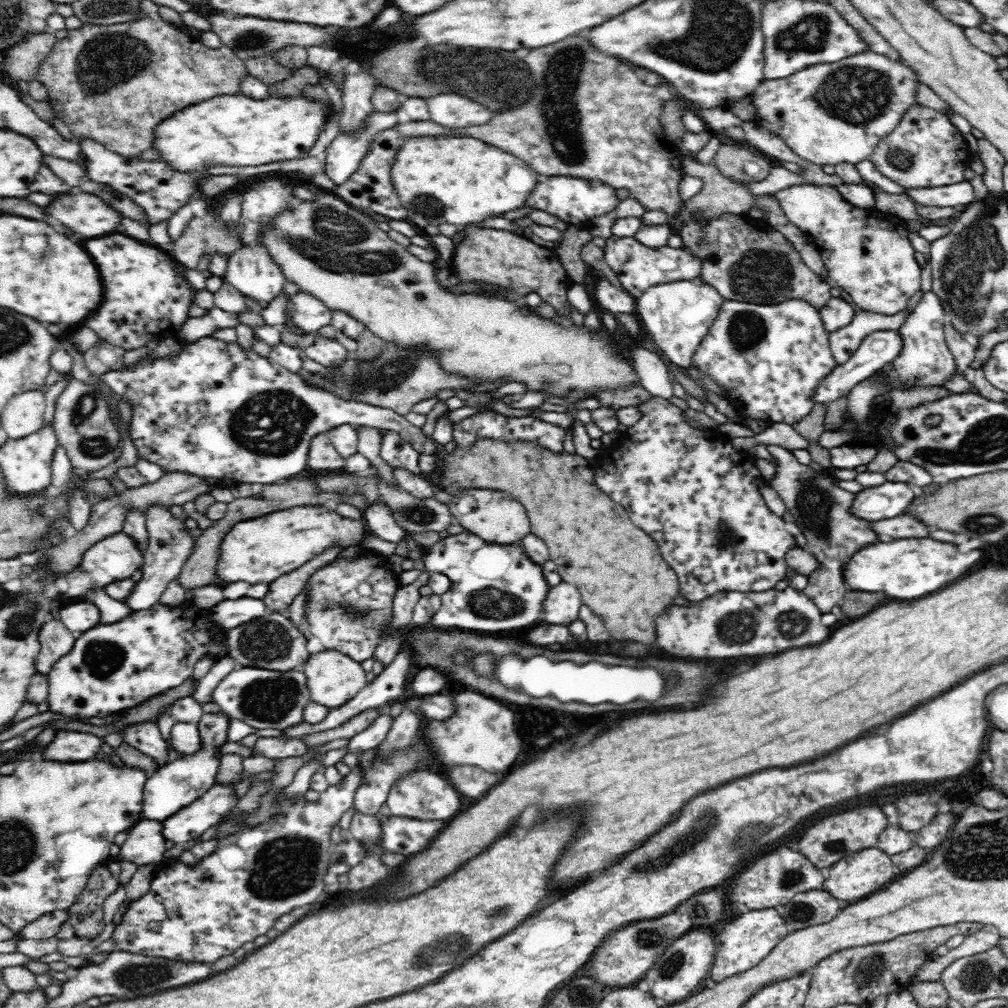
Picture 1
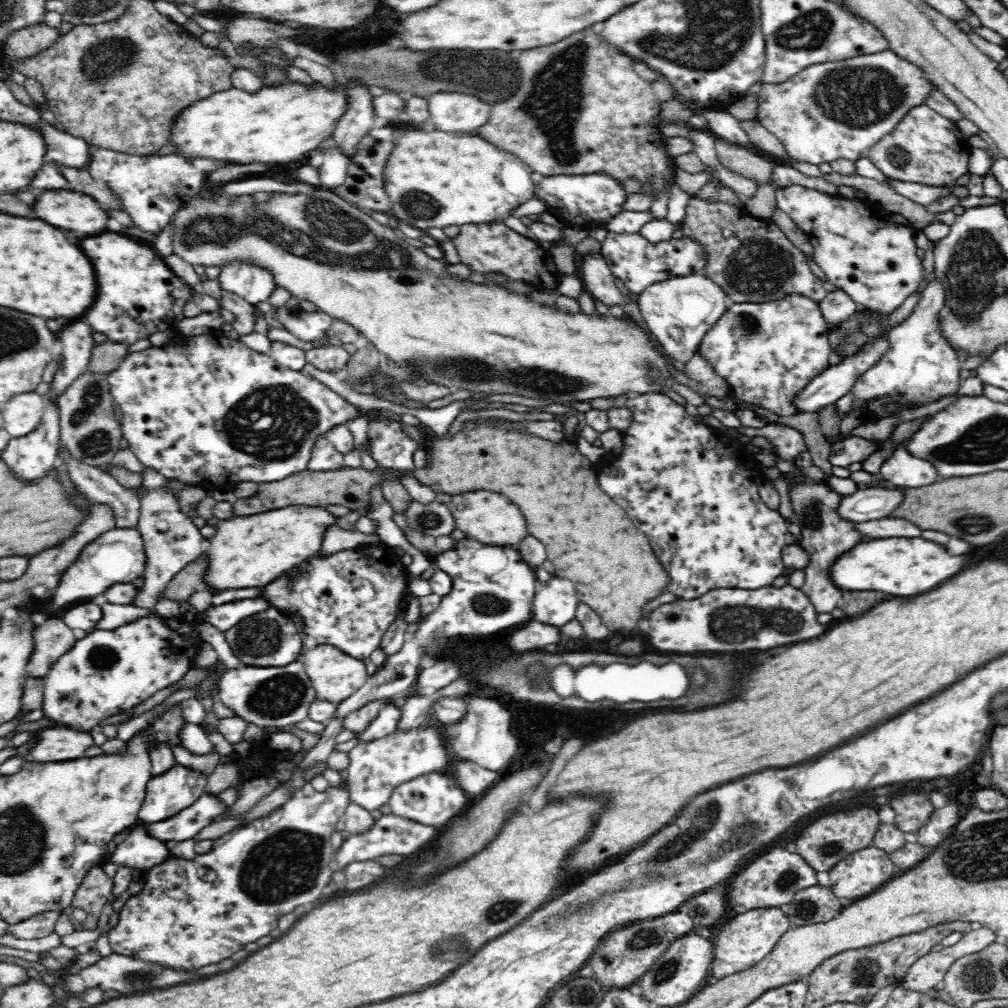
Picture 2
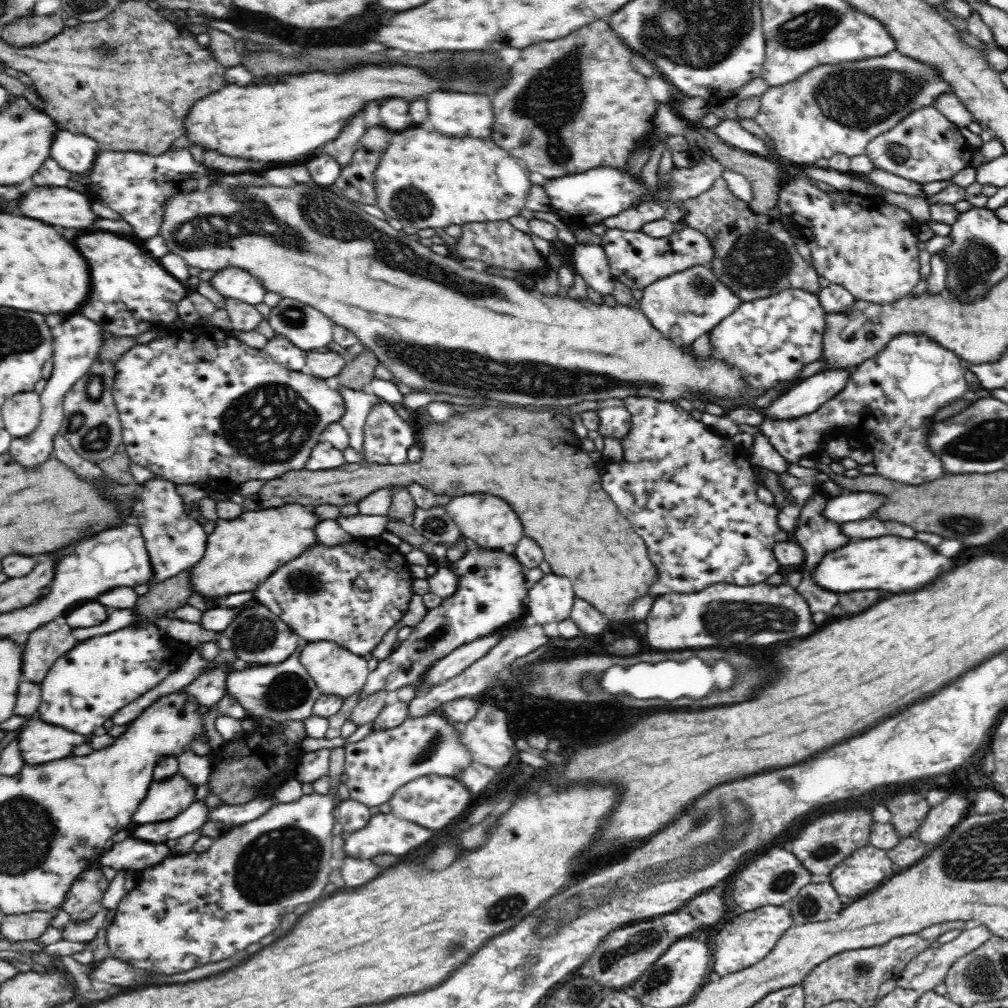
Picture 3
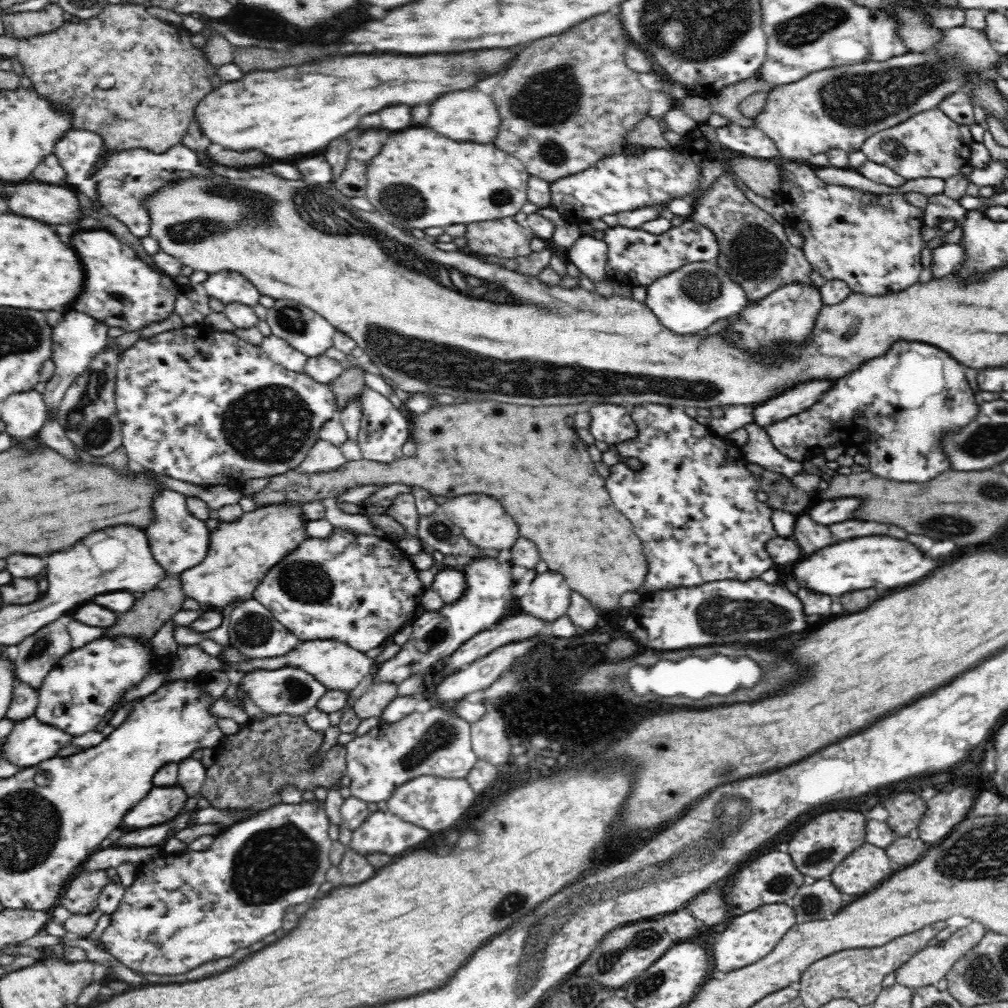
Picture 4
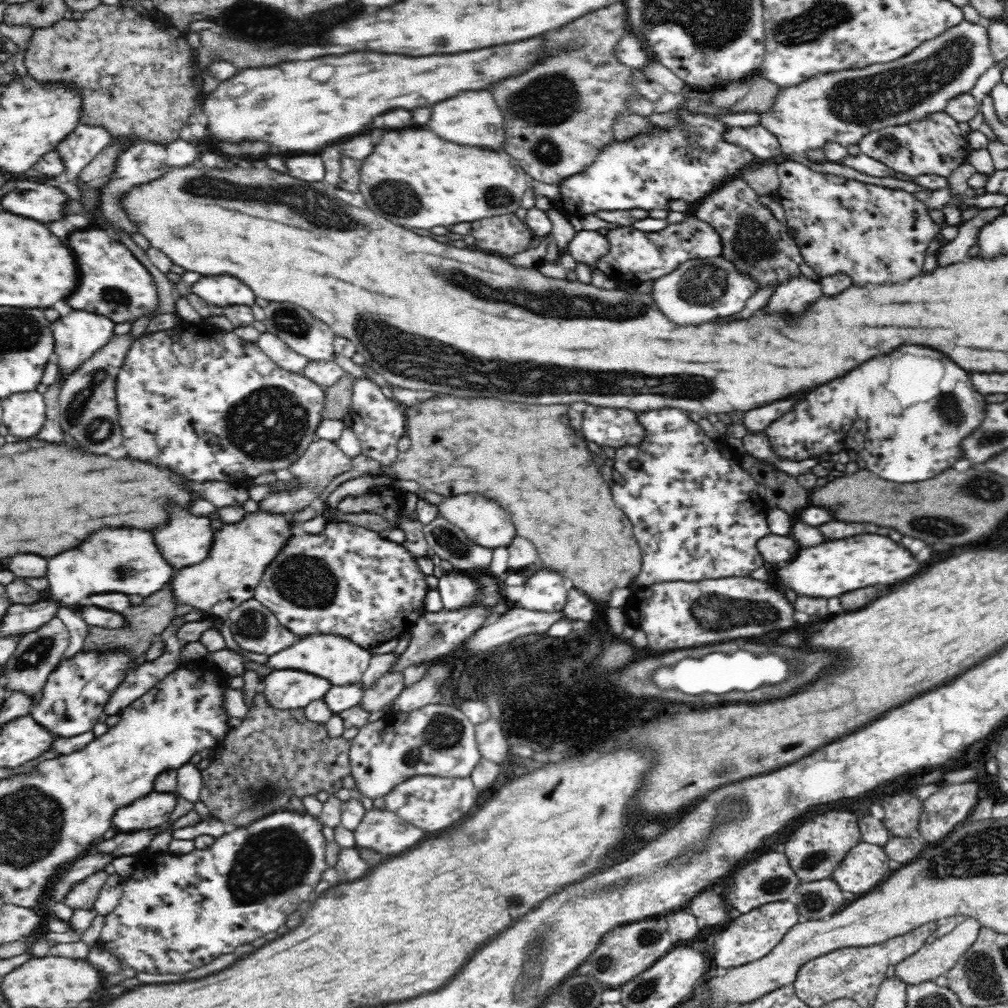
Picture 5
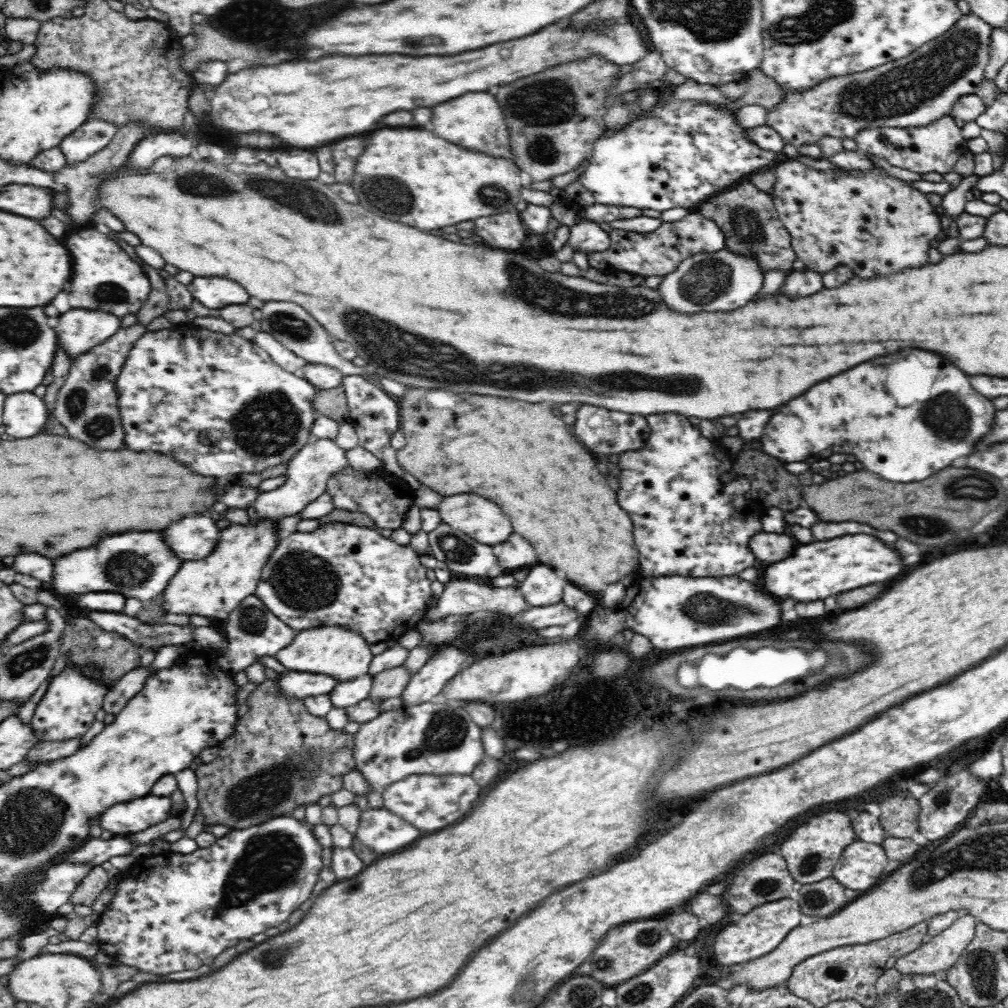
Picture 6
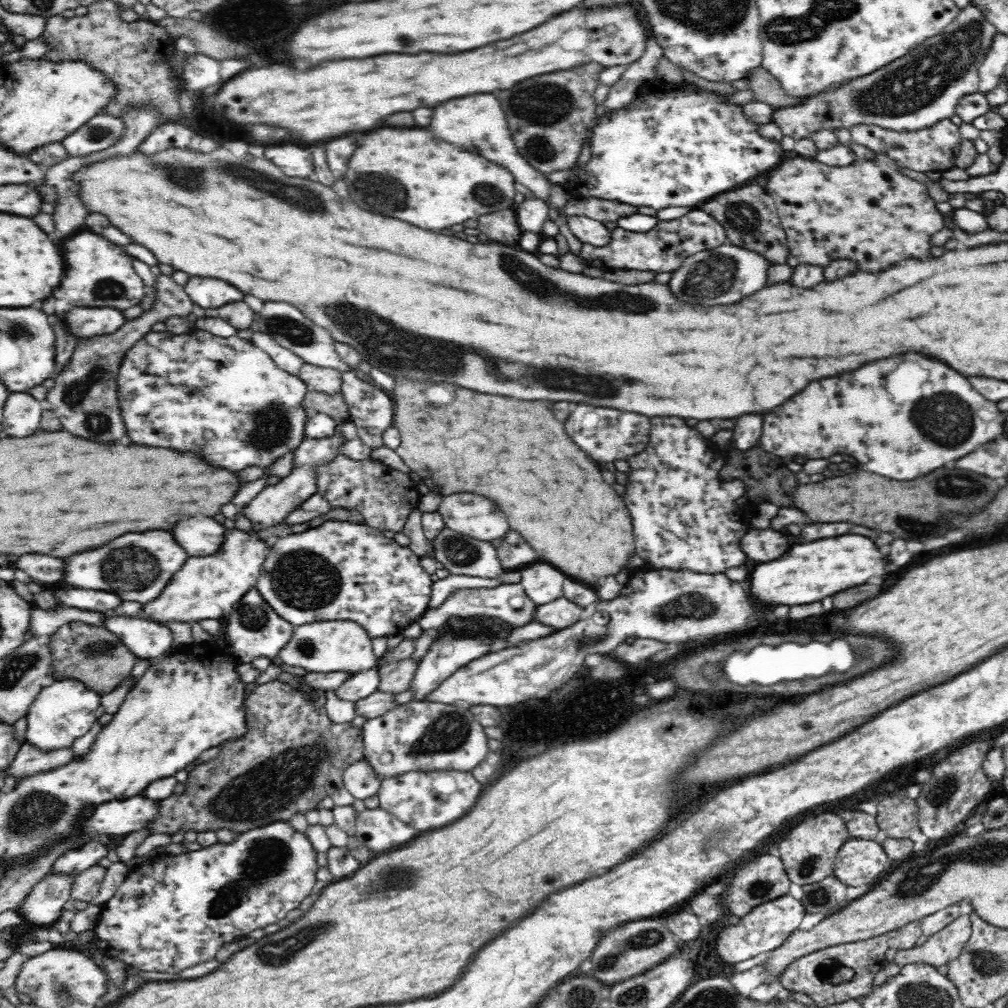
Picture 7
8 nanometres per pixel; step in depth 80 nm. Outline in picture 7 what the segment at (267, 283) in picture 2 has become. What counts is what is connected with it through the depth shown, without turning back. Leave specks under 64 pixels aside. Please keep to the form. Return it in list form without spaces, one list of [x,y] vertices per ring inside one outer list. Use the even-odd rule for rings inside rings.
[[[190,278],[184,286],[186,294],[202,308],[220,308],[230,302],[244,300],[242,292],[234,288],[232,284],[226,284],[222,280],[206,280],[206,278]]]

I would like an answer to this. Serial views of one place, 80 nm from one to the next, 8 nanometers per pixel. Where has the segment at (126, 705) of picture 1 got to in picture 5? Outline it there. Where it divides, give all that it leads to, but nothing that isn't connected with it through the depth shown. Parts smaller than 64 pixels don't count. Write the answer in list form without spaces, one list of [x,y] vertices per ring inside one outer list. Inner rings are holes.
[[[80,650],[70,658],[61,659],[48,676],[44,688],[37,695],[33,695],[40,697],[40,700],[29,715],[40,727],[47,728],[51,734],[62,738],[72,738],[92,731],[112,693],[128,674],[136,672],[140,666],[141,663],[132,662],[130,654],[121,654],[118,650],[107,654]]]

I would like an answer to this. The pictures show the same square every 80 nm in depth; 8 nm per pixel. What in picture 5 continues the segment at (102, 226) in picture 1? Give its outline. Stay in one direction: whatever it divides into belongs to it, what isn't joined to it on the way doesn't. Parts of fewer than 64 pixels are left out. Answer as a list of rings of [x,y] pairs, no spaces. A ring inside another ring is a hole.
[[[16,182],[14,190],[10,190],[2,198],[2,206],[8,212],[14,212],[14,214],[20,214],[20,216],[26,216],[26,218],[34,218],[38,222],[56,222],[56,220],[64,218],[66,202],[68,202],[68,196],[64,192],[60,192],[60,190],[52,188],[52,186],[34,184],[34,182]]]

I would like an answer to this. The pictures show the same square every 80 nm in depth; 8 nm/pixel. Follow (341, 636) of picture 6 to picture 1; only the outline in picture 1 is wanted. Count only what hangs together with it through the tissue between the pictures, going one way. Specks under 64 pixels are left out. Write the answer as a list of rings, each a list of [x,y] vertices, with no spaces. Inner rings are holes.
[[[328,650],[314,653],[302,667],[302,672],[306,677],[306,685],[310,690],[310,700],[324,705],[328,710],[345,705],[367,685],[362,665],[338,651]]]

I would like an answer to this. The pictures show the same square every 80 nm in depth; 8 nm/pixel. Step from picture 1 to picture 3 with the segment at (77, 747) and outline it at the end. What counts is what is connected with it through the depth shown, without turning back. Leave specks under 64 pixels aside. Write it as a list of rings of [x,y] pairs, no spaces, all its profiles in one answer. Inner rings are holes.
[[[38,716],[22,727],[19,747],[28,764],[44,764],[69,757],[76,746],[87,742],[87,736],[45,723]]]

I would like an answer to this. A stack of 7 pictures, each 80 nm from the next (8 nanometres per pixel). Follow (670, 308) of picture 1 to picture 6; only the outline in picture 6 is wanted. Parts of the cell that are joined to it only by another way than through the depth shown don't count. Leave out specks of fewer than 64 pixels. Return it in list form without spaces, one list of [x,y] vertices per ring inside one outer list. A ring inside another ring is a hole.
[[[724,248],[712,254],[700,253],[685,258],[674,272],[663,276],[658,292],[674,312],[728,312],[744,306],[750,298],[754,298],[760,292],[763,280],[764,273],[754,259]]]

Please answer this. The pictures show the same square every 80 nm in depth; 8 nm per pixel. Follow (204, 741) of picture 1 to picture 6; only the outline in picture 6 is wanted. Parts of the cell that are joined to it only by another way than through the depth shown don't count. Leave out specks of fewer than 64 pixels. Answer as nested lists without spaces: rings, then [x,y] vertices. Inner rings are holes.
[[[150,793],[114,808],[107,808],[100,826],[114,835],[142,832],[170,817],[171,805],[170,797]]]

